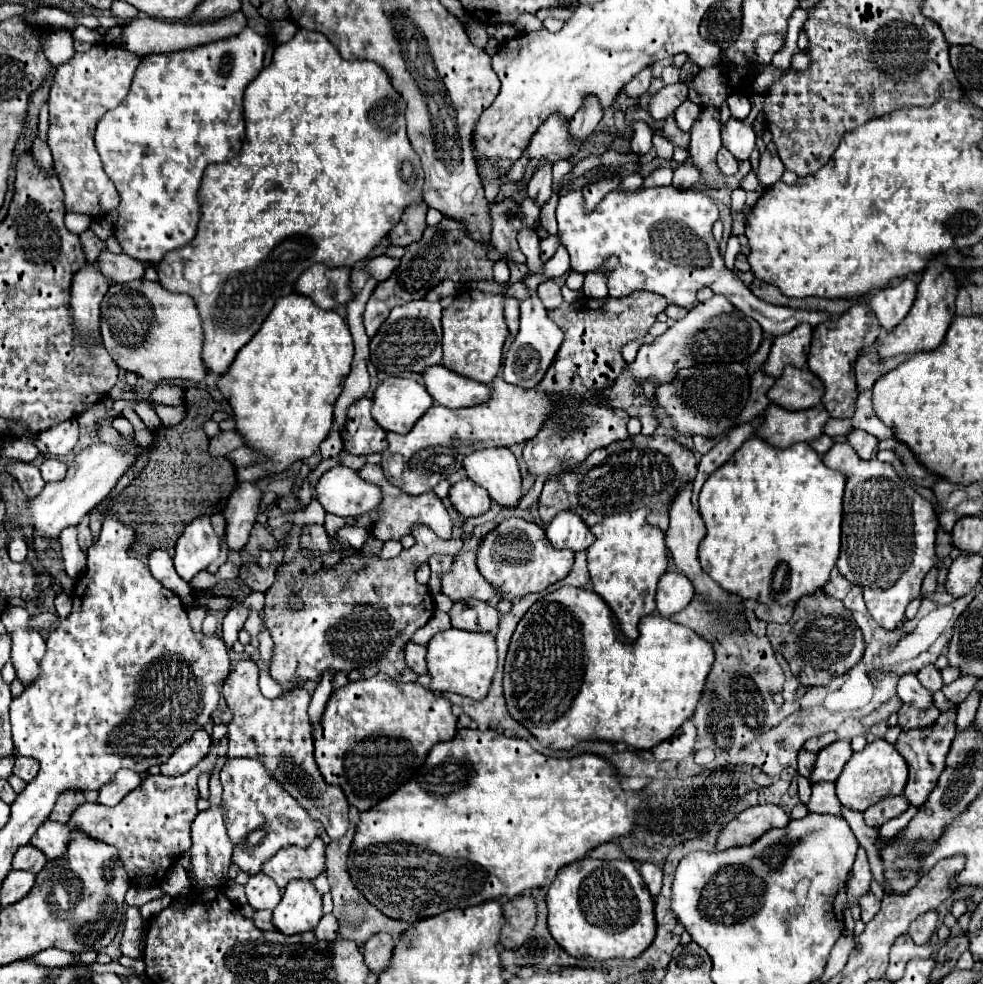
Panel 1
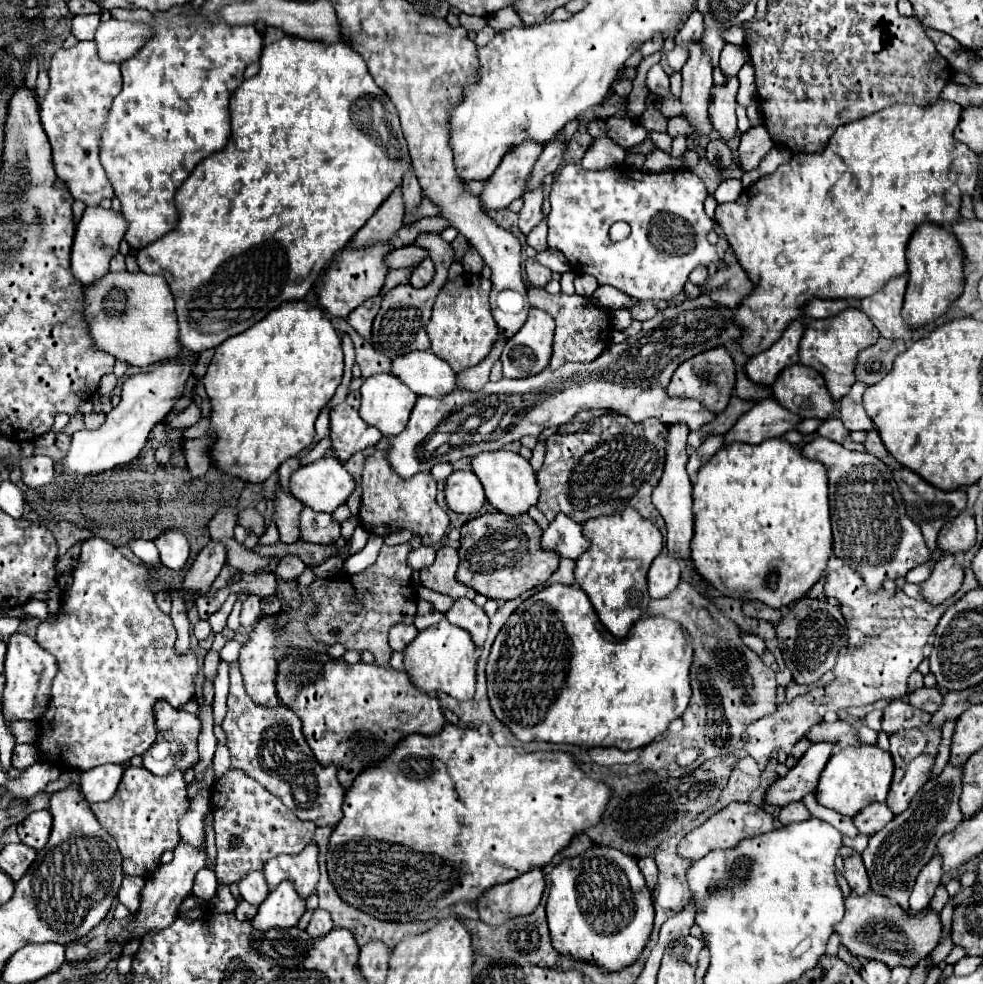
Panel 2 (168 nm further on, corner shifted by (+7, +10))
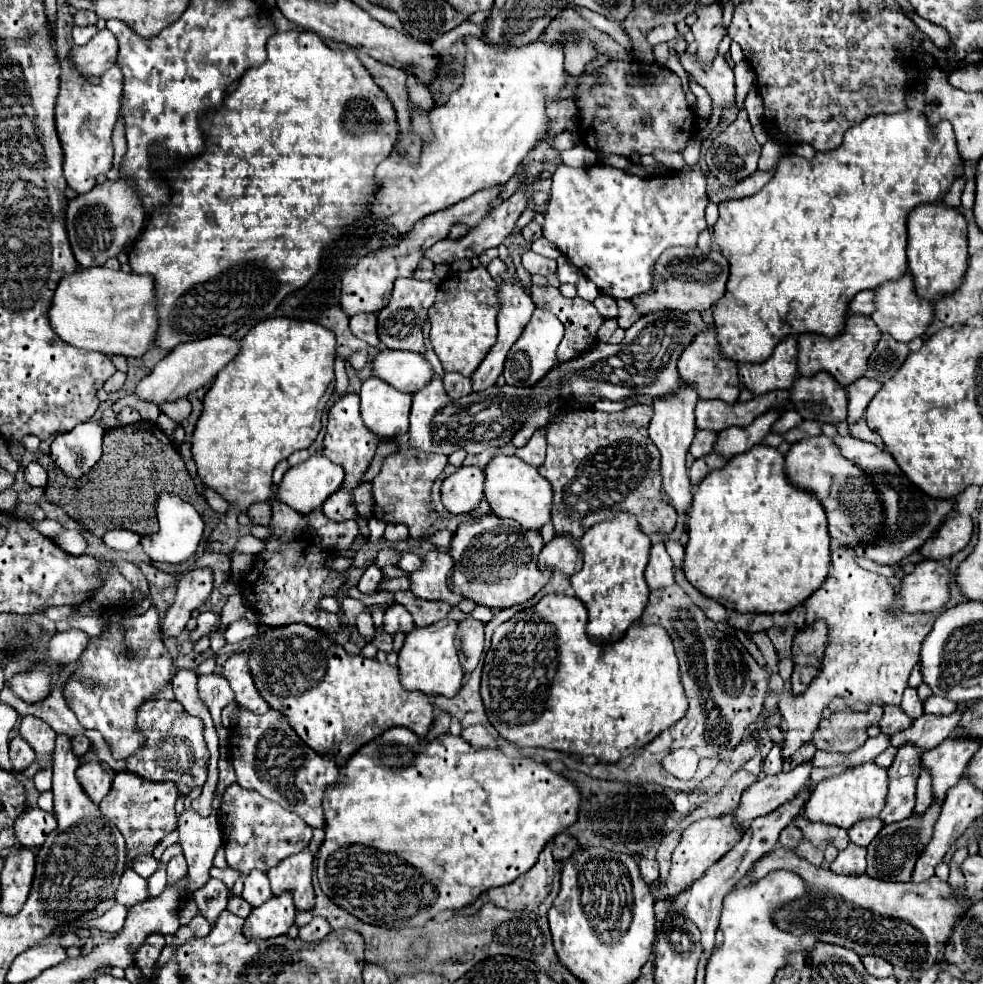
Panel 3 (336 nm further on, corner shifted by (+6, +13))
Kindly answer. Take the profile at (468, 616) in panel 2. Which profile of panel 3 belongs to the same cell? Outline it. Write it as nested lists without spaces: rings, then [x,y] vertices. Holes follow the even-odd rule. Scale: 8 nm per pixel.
[[[468,615],[464,621],[460,621],[458,633],[460,633],[460,649],[464,655],[462,671],[472,673],[480,661],[482,647],[484,647],[484,623],[480,623]]]

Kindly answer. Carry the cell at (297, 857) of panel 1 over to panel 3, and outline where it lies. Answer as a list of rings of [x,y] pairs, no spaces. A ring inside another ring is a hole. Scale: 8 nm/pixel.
[[[304,849],[284,859],[280,865],[268,871],[274,895],[282,895],[288,891],[298,911],[312,911],[314,909],[312,871],[314,871],[314,857],[310,849]]]

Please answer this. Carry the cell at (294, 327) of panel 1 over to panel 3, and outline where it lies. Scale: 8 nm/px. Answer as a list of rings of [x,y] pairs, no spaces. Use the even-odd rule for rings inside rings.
[[[274,317],[274,319],[266,319],[262,323],[258,323],[254,329],[250,329],[250,333],[242,339],[242,353],[232,359],[214,379],[212,387],[208,389],[208,393],[202,399],[202,415],[196,423],[196,429],[192,433],[192,459],[196,463],[198,475],[204,481],[204,485],[212,491],[216,491],[218,495],[222,495],[230,505],[238,507],[240,511],[246,511],[250,505],[260,503],[260,501],[268,501],[272,495],[272,471],[274,467],[282,461],[288,459],[294,451],[300,449],[308,449],[314,439],[318,437],[320,431],[320,417],[324,411],[324,405],[328,403],[328,399],[334,393],[334,359],[336,359],[336,339],[334,333],[324,329],[322,325],[316,325],[312,321],[298,321],[298,319],[288,319],[288,317]]]

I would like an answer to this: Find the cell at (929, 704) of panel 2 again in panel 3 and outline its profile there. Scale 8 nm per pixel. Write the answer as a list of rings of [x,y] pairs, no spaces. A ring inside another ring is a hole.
[[[932,695],[924,703],[924,713],[934,713],[934,715],[952,715],[956,709],[958,709],[958,705],[954,701],[948,701],[948,699],[936,697],[936,695]]]

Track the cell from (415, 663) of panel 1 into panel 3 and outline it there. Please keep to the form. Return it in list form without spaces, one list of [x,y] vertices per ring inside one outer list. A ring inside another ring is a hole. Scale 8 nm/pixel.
[[[392,603],[388,609],[386,609],[386,615],[384,615],[384,631],[386,633],[410,633],[414,629],[414,621],[412,621],[412,615],[410,611],[400,605],[400,603]]]

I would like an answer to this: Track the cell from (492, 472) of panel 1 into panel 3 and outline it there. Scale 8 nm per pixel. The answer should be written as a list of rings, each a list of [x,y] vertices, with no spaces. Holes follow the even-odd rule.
[[[498,455],[486,465],[484,473],[486,473],[484,495],[492,507],[492,513],[496,513],[498,517],[510,517],[518,521],[524,529],[534,529],[534,531],[540,531],[550,521],[552,485],[544,477],[540,477],[536,467],[524,463],[516,455],[512,457]]]

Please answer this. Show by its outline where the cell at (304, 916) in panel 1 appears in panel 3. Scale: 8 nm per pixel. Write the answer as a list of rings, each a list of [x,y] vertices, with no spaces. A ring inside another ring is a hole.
[[[282,893],[280,897],[272,897],[264,905],[252,909],[248,919],[244,921],[244,937],[248,939],[272,939],[278,935],[286,935],[290,925],[294,923],[296,907],[290,893]]]

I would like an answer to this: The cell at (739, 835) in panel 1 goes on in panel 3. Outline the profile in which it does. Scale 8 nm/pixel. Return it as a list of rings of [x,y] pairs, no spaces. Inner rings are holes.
[[[720,815],[714,819],[702,819],[702,821],[692,823],[684,831],[682,841],[678,843],[678,847],[672,853],[672,867],[670,867],[666,881],[654,885],[654,891],[652,891],[654,897],[666,901],[666,899],[672,899],[678,893],[690,889],[690,885],[694,881],[698,881],[708,871],[710,865],[714,865],[720,857],[724,857],[724,853],[728,853],[740,841],[742,833],[744,831],[738,831],[734,825],[734,815]]]

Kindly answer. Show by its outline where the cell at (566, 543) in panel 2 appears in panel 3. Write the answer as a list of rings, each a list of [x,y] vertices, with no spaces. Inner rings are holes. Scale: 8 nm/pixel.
[[[554,537],[538,555],[538,569],[560,571],[572,577],[582,569],[582,553],[568,537]]]

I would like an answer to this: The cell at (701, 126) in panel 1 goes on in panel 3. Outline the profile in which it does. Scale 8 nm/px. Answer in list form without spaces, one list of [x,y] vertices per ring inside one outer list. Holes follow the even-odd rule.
[[[714,1],[712,5],[700,5],[696,9],[696,23],[692,25],[694,39],[698,43],[696,55],[702,63],[712,61],[718,53],[718,45],[726,35],[726,25],[722,21],[722,7]]]

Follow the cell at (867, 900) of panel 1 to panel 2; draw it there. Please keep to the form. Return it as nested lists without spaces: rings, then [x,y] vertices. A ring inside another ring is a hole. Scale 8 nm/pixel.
[[[855,852],[851,858],[845,860],[845,880],[849,882],[851,890],[857,896],[863,896],[871,890],[869,878],[867,878],[867,872],[865,872],[865,866],[863,866],[863,860],[861,860],[859,852]]]

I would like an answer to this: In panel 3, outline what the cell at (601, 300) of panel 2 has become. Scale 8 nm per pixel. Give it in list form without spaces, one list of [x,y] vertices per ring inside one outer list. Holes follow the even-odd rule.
[[[600,295],[596,301],[594,301],[594,307],[600,311],[600,315],[604,319],[618,319],[618,307],[616,307],[616,301],[612,297],[606,297],[606,295]]]

